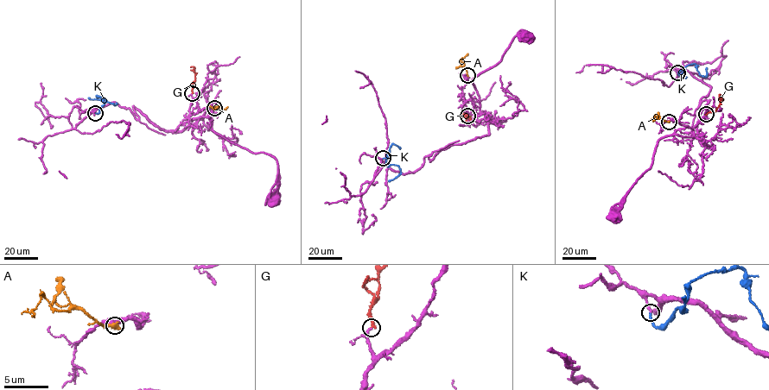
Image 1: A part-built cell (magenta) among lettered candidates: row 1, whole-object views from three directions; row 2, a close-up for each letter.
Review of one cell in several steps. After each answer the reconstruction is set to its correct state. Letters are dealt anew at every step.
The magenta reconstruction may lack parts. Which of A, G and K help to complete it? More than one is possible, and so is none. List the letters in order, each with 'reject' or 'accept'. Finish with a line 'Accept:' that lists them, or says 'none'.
A: reject
G: accept
K: reject
Accept: G

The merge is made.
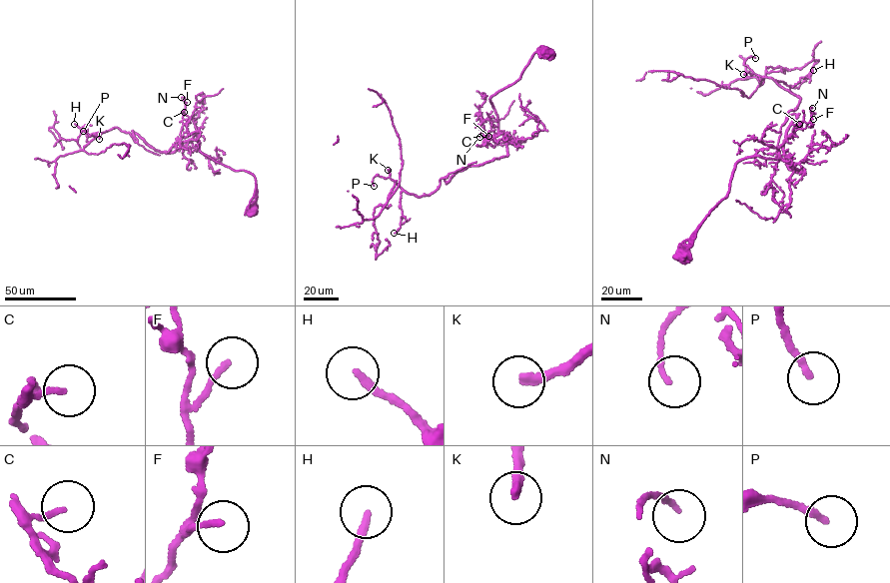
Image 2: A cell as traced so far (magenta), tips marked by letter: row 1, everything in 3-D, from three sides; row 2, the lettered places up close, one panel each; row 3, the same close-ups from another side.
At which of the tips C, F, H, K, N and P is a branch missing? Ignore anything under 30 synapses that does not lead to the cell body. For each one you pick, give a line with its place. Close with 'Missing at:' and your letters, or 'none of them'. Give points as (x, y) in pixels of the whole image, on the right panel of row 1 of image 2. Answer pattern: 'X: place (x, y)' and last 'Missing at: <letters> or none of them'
H: place (813, 70)
K: place (743, 74)
P: place (755, 58)
Missing at: H, K, P

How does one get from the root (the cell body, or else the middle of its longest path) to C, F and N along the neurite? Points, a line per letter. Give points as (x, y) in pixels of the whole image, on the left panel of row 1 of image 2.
C: (252, 213), (256, 197), (254, 176), (216, 162), (200, 150), (199, 141), (178, 141), (184, 112)
F: (252, 213), (256, 197), (254, 176), (216, 162), (200, 150), (199, 141), (178, 141), (187, 102)
N: (252, 213), (254, 176), (216, 162), (200, 150), (199, 141), (178, 141), (185, 107), (181, 97)

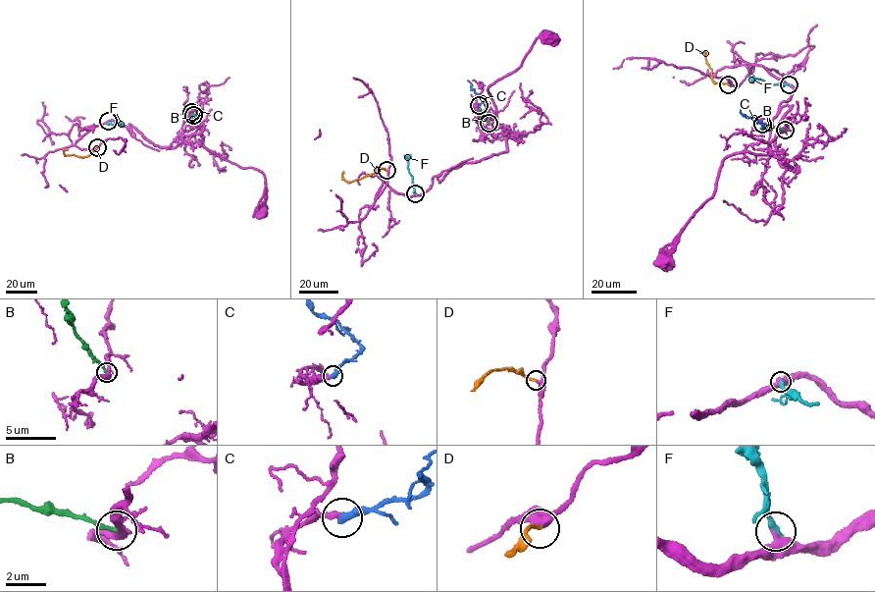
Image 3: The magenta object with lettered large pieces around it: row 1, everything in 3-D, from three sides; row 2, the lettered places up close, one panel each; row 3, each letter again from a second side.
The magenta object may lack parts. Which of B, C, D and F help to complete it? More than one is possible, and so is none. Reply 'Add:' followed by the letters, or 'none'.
Add: C, D

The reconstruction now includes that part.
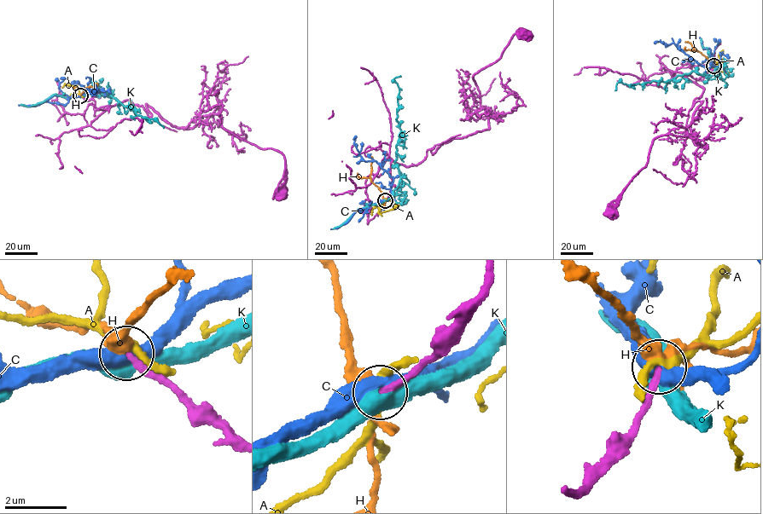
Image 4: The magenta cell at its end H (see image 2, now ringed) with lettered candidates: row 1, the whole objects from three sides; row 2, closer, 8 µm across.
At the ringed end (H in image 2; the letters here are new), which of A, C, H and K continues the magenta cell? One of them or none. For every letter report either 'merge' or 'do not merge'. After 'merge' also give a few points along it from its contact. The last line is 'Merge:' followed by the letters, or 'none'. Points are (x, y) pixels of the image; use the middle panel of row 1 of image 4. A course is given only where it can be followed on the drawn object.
A: do not merge
C: do not merge
H: merge; it runs (385, 199), (379, 187), (371, 181), (370, 158)
K: do not merge
Merge: H

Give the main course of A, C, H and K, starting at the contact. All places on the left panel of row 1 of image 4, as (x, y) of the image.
A: (81, 95), (72, 94), (69, 96), (87, 95), (84, 94)
C: (81, 95), (92, 89), (101, 91), (97, 89), (88, 91), (88, 89), (89, 95), (93, 94), (91, 96)
H: (81, 95), (84, 89), (82, 88), (94, 87), (96, 83)
K: (81, 96), (96, 91), (111, 95), (125, 106), (135, 110), (136, 114), (157, 120), (163, 128)

